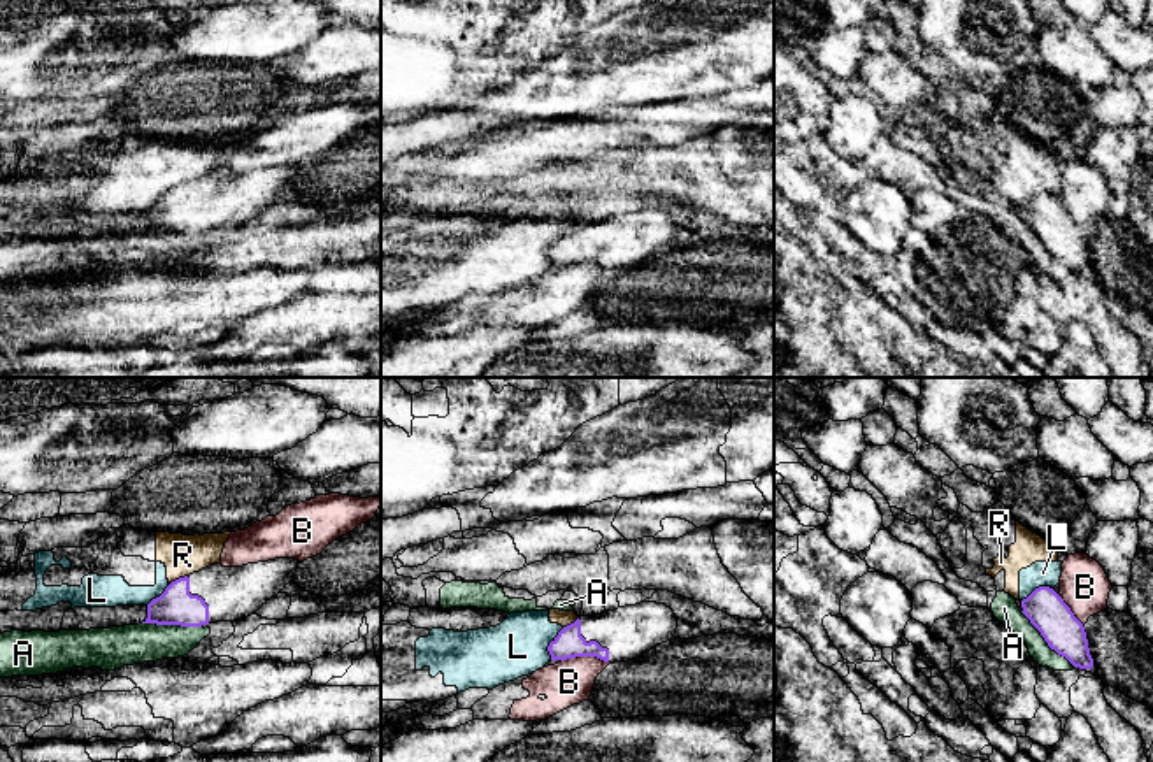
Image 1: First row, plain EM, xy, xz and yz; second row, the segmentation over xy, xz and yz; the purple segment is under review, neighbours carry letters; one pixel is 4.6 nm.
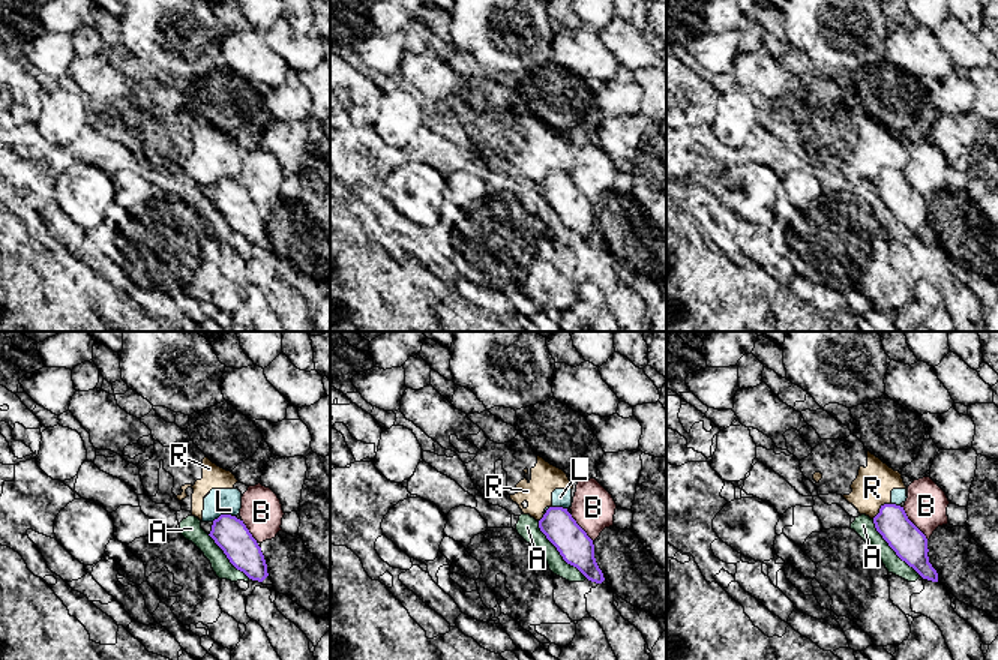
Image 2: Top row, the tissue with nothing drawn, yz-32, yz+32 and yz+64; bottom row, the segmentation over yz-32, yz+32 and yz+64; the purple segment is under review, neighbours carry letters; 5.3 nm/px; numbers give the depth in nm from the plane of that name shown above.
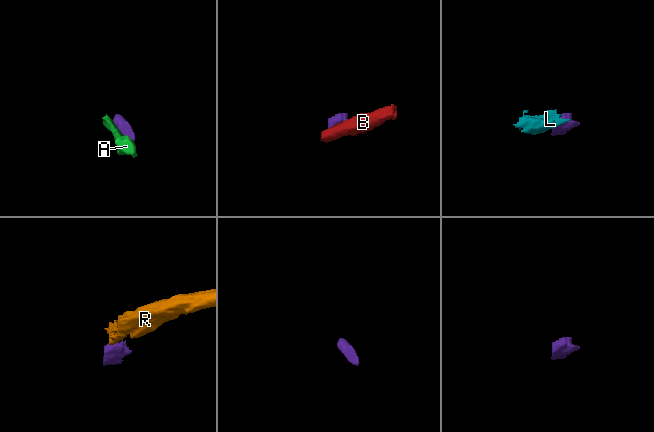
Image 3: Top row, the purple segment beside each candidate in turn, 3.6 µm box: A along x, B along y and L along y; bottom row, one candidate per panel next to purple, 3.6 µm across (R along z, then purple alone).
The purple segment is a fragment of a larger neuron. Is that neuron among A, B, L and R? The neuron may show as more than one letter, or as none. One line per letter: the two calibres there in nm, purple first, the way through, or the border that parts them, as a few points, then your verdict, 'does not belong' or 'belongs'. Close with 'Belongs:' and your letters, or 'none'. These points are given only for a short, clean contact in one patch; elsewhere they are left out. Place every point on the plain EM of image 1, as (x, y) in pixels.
A: 180 nm thick on the purple side, 120 nm on the other; border along yz (1020, 218), (1043, 246), (1074, 273); does not belong
B: 140 nm thick on the purple side, 200 nm on the other; border along xz (562, 265), (599, 264), (608, 269); does not belong
L: 140 nm thick on the purple side, 280 nm on the other; border along xz (564, 234), (548, 253), (550, 265); does not belong
R: 180 nm thick on the purple side, 190 nm on the other; border along xy (186, 181), (171, 190); does not belong
Belongs: none

